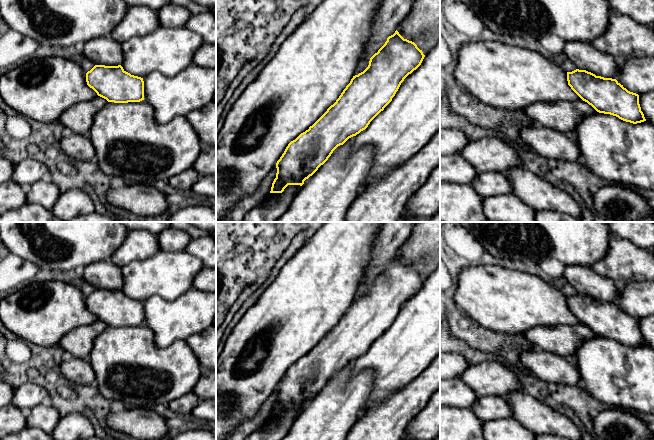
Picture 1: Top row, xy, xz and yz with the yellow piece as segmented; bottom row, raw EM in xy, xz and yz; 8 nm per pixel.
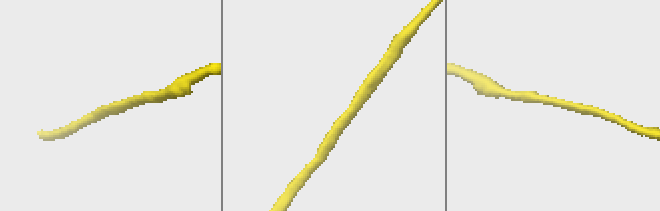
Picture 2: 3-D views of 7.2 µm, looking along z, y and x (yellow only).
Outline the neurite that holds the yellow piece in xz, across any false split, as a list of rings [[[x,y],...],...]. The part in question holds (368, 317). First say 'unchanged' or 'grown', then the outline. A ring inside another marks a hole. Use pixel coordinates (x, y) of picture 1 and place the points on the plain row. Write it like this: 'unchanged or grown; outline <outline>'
unchanged; outline [[[397,254],[389,260],[385,268],[370,282],[368,291],[353,300],[336,326],[308,354],[288,368],[276,387],[277,397],[270,417],[282,417],[288,409],[302,410],[304,405],[328,384],[338,370],[368,351],[370,346],[392,325],[404,303],[421,289],[424,281],[422,274],[414,266],[404,263]]]

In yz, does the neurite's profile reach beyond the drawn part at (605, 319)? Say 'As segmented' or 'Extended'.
As segmented

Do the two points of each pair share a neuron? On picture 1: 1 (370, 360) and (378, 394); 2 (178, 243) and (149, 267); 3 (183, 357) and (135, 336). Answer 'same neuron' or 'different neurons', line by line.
1: same neuron
2: different neurons
3: same neuron

